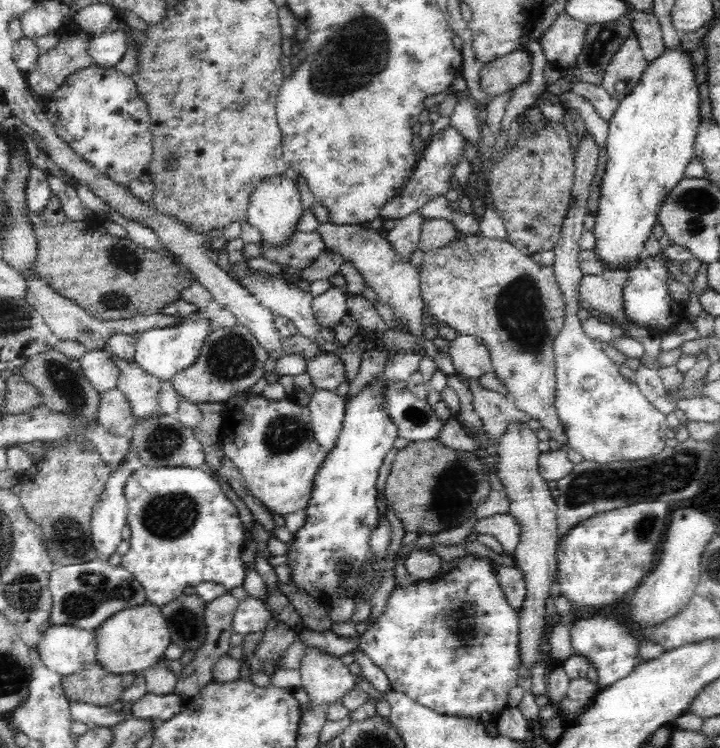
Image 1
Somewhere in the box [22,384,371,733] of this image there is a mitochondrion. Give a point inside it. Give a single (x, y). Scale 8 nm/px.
(93, 590)

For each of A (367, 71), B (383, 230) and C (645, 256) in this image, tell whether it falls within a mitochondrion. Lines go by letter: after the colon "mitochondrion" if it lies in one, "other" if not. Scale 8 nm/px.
A: mitochondrion
B: other
C: other

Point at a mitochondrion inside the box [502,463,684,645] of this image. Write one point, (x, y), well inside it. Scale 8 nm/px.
(644, 527)

